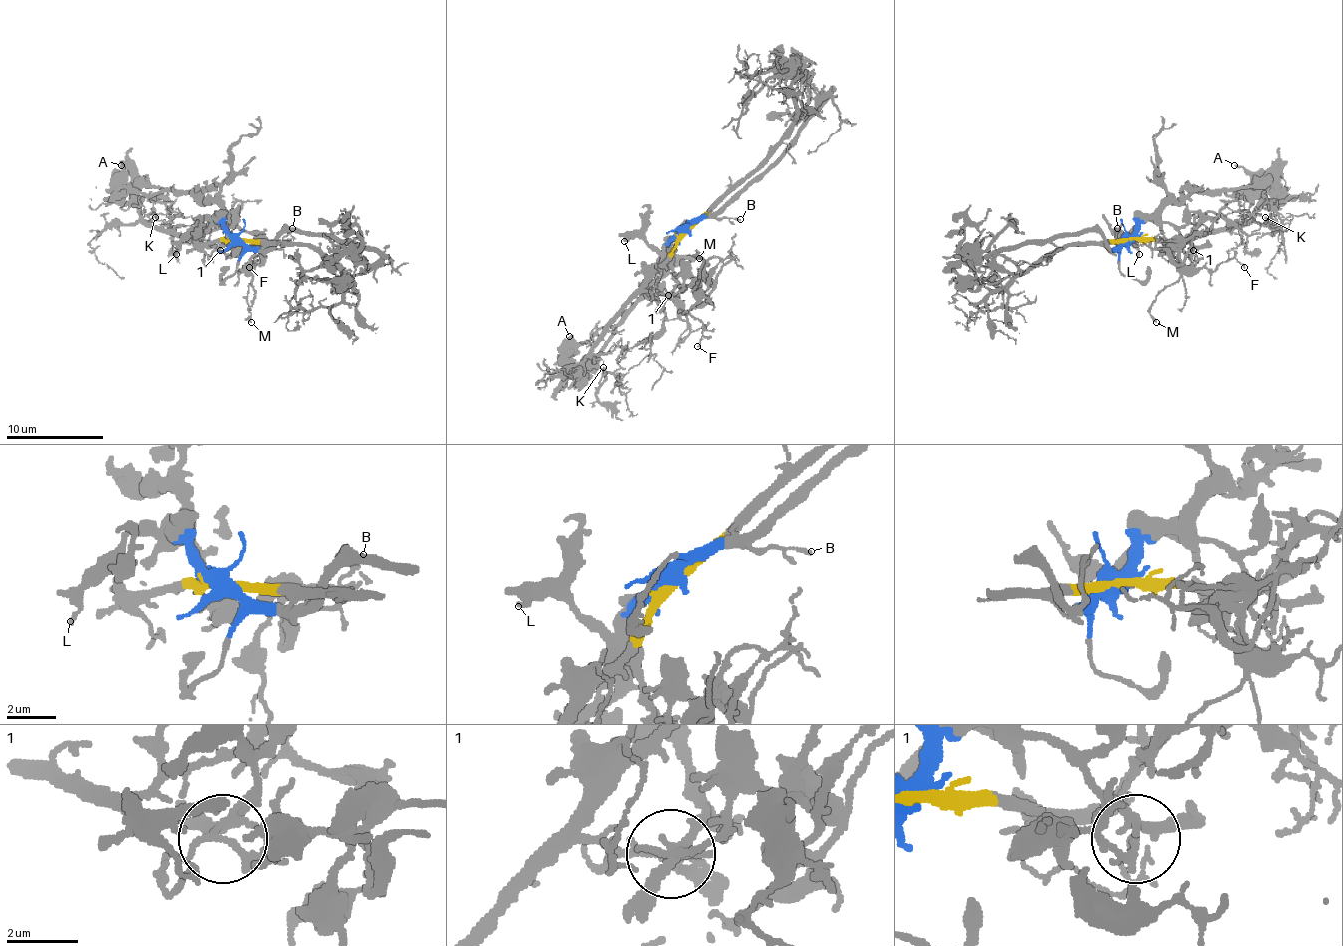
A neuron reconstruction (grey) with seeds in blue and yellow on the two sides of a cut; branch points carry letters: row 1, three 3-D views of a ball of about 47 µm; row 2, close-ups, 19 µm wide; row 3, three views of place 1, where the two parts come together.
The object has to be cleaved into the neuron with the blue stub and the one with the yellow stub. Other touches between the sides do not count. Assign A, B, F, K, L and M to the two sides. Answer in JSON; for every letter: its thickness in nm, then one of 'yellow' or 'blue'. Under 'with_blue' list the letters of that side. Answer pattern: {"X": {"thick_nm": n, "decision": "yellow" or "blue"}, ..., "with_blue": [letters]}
{"A": {"thick_nm": 160, "decision": "blue"}, "B": {"thick_nm": 120, "decision": "blue"}, "F": {"thick_nm": 120, "decision": "yellow"}, "K": {"thick_nm": 150, "decision": "yellow"}, "L": {"thick_nm": 200, "decision": "blue"}, "M": {"thick_nm": 200, "decision": "yellow"}, "with_blue": ["A", "B", "L"]}

